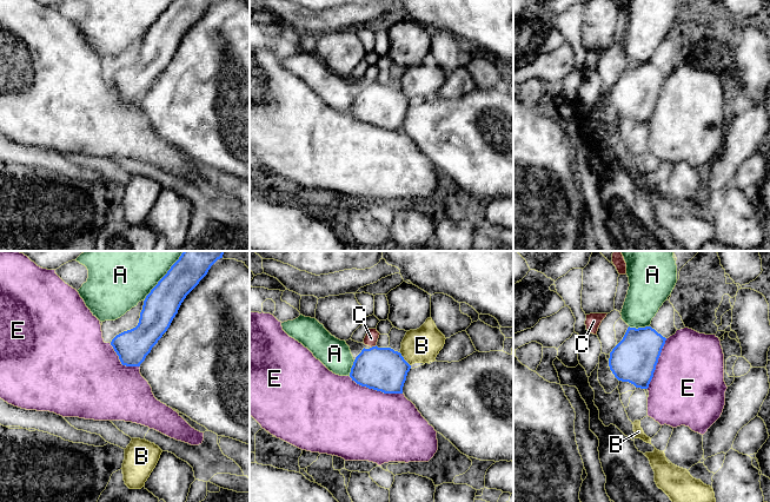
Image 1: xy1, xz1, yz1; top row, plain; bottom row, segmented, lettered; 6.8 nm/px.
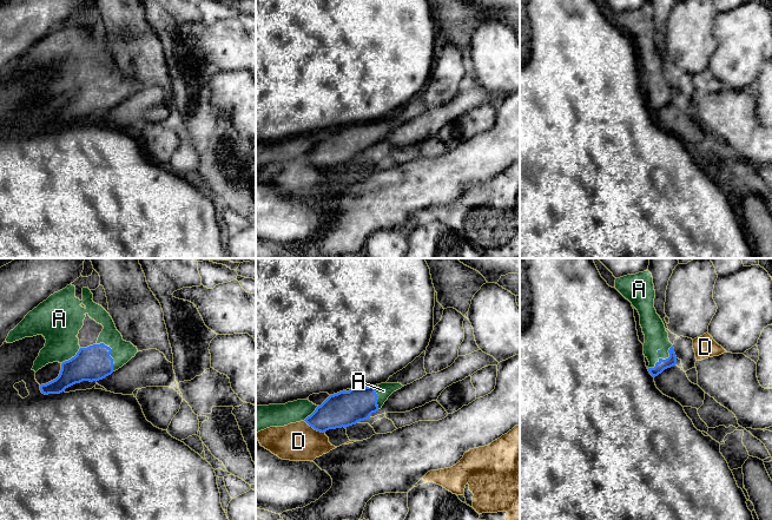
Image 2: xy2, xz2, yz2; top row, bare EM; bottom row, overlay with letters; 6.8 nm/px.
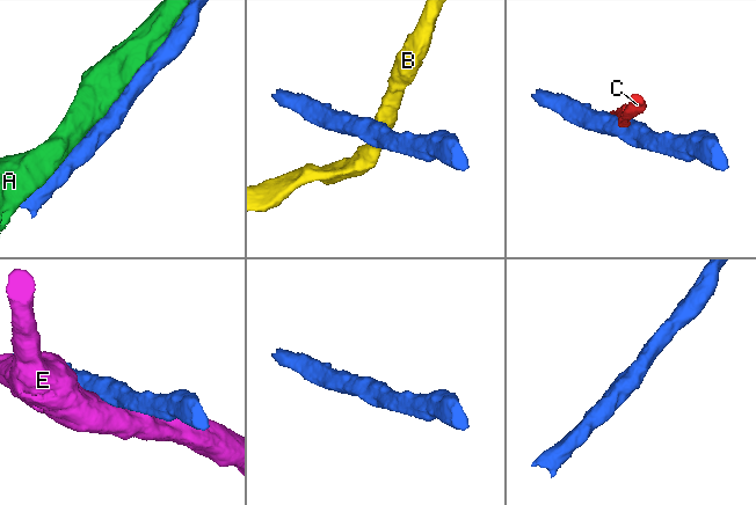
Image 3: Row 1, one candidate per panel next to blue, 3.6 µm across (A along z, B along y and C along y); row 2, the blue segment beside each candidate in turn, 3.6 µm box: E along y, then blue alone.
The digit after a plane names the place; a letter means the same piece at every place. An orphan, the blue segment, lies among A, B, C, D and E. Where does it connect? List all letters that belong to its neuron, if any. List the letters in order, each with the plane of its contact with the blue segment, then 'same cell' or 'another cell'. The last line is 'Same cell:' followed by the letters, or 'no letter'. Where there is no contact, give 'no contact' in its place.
A: xy2 | same cell
B: xz1 | another cell
C: xz1 | another cell
D: xz2 | another cell
E: xz1 | another cell
Same cell: A

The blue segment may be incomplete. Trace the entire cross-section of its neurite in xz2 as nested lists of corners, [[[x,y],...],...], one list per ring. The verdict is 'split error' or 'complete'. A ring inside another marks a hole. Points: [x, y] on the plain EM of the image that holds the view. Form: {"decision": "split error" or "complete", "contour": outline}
{"decision": "split error", "contour": [[[381,119],[377,123],[351,124],[330,131],[321,141],[306,136],[285,140],[256,141],[256,169],[270,163],[284,163],[305,157],[315,166],[347,164],[368,156],[378,147],[388,133],[401,125],[401,119]]]}

